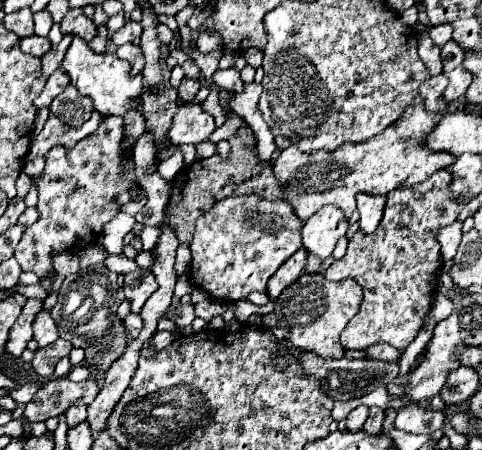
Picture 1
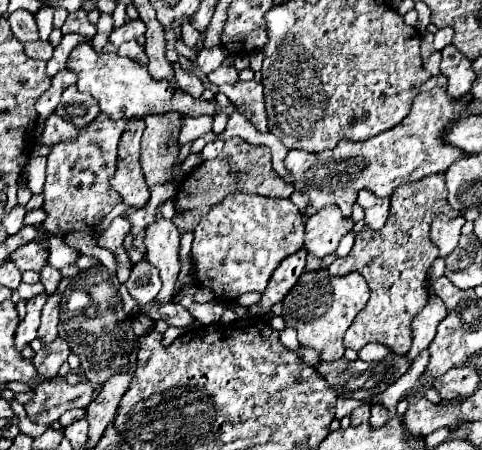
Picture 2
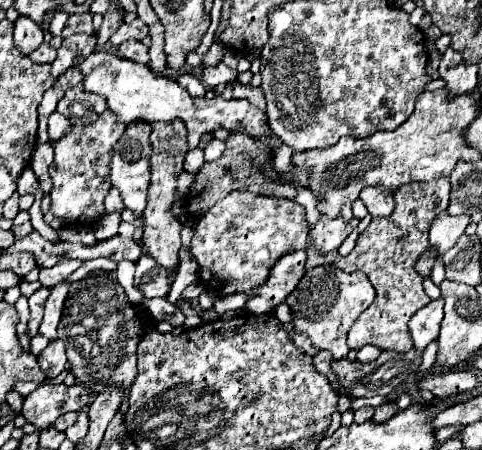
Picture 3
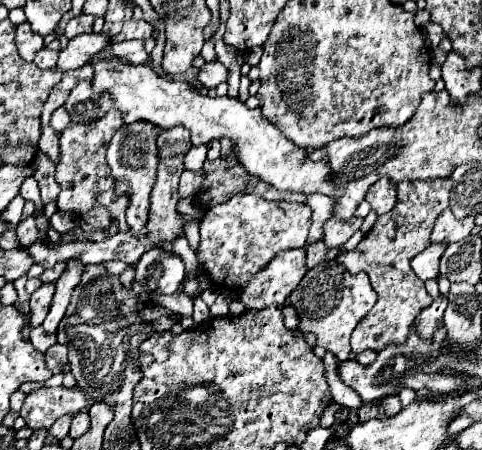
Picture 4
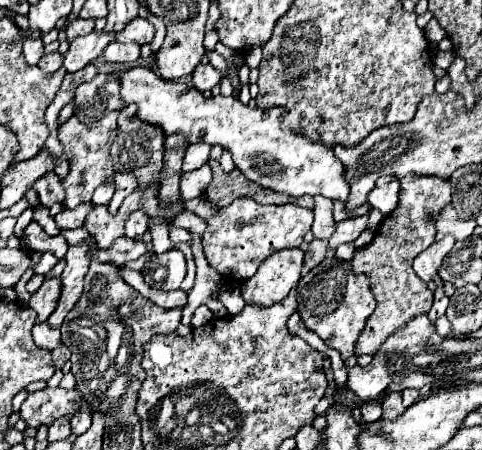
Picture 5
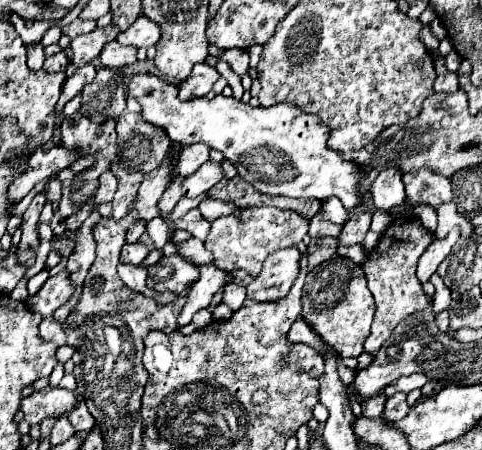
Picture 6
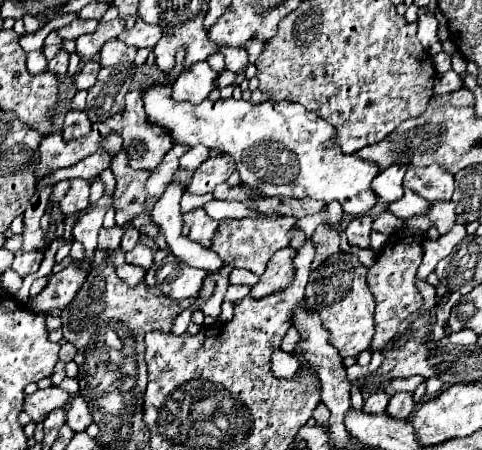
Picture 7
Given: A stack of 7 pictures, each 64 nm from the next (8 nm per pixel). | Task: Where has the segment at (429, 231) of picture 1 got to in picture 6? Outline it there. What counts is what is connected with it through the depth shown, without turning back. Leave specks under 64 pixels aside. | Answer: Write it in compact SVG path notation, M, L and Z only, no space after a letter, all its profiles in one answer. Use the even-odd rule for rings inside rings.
M428 168L408 172L402 180L406 186L406 196L412 204L424 202L432 208L438 208L440 204L452 200L450 178L440 176L438 172L428 172ZM396 218L390 224L390 228L384 232L378 246L368 254L368 262L362 264L366 280L368 280L368 290L372 292L376 300L372 332L368 340L364 342L364 350L368 354L376 356L380 346L390 338L390 334L398 326L398 322L402 322L404 318L428 306L430 298L422 292L422 284L416 278L416 264L432 240L434 240L434 234L430 234L420 224L418 218Z

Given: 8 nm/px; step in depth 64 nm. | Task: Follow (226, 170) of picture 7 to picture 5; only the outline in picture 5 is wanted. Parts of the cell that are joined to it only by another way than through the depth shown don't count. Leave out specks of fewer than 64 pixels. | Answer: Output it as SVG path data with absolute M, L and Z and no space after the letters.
M204 164L198 170L192 170L192 172L182 174L182 178L180 178L182 200L192 200L192 198L202 196L210 182L212 182L212 170L210 170L208 164Z

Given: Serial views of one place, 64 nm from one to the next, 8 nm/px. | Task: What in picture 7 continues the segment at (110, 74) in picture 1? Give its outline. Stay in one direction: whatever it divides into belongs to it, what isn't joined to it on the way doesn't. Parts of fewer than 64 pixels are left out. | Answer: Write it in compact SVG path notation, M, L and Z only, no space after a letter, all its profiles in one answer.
M150 84L142 92L148 118L170 130L176 144L220 148L236 160L240 180L248 186L258 186L268 196L314 198L326 204L336 200L346 214L362 216L378 202L372 190L372 180L380 172L372 160L362 160L354 154L344 154L340 148L328 148L336 128L322 120L316 112L308 112L300 104L266 100L260 104L246 100L204 100L194 106L172 100L172 88Z

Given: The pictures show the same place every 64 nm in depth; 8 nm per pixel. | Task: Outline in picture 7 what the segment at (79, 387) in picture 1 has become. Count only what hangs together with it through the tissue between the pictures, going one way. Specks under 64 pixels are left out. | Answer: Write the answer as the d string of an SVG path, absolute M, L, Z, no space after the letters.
M50 386L46 390L36 390L32 396L26 396L24 412L28 412L34 422L44 422L48 412L66 406L68 400L70 400L68 392L64 392L58 386Z

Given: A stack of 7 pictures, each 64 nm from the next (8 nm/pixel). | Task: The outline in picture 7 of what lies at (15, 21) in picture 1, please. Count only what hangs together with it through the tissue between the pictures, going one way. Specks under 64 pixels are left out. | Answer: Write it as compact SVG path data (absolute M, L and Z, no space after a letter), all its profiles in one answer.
M42 50L27 53L26 65L31 74L37 75L45 72L47 70L47 64L48 61L44 54L42 54Z

